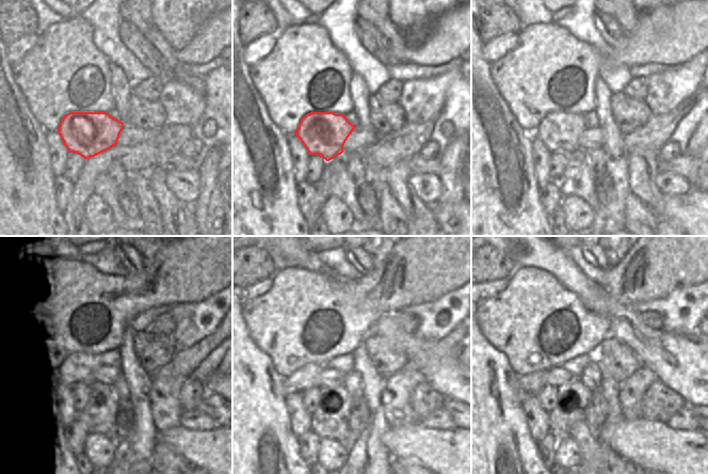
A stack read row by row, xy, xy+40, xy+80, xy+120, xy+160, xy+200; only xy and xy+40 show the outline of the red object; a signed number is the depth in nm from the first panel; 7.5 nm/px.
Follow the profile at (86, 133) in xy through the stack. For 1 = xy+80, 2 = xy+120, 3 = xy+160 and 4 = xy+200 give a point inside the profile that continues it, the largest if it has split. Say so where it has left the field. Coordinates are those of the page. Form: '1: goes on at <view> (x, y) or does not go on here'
1: goes on at xy+80 (560, 131)
2: goes on at xy+120 (77, 373)
3: goes on at xy+160 (308, 376)
4: goes on at xy+200 (530, 384)

